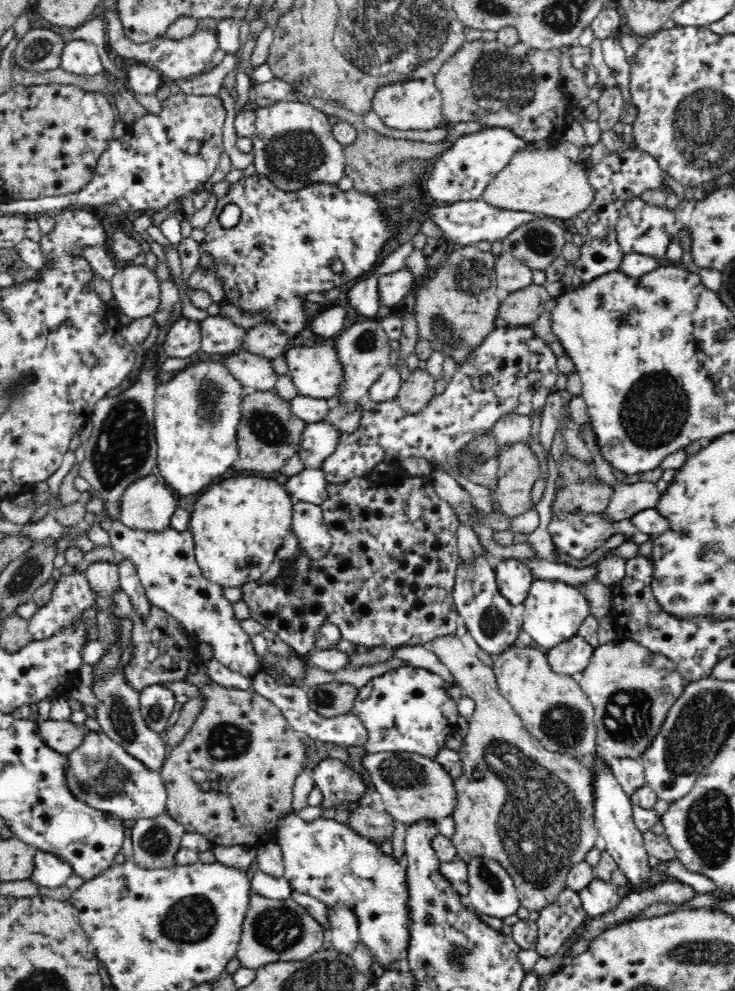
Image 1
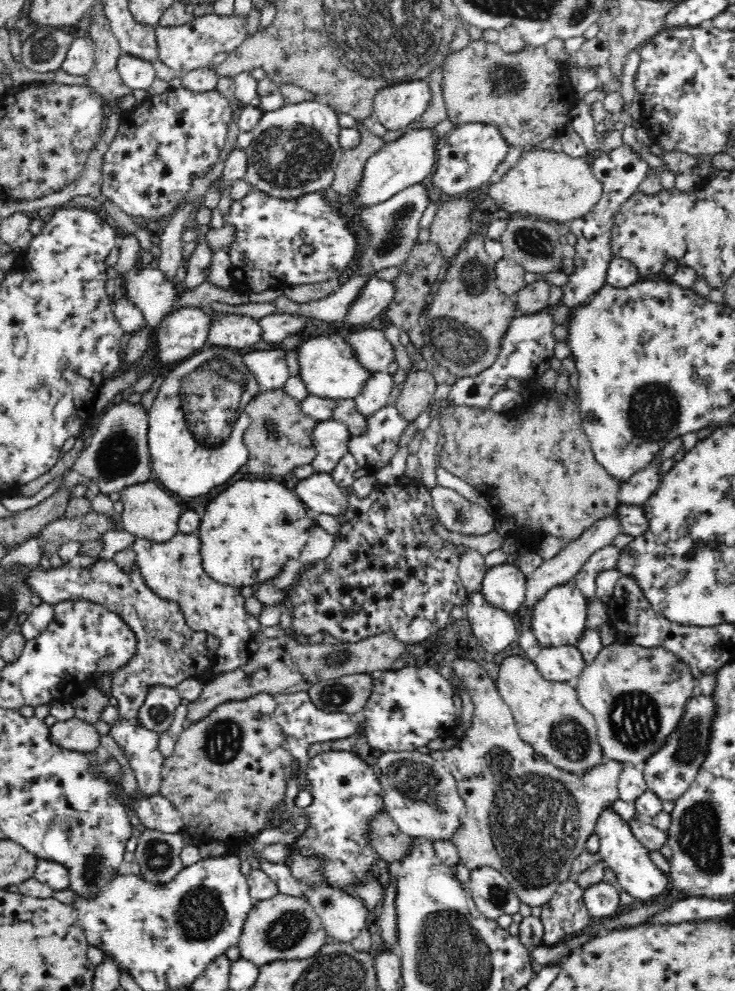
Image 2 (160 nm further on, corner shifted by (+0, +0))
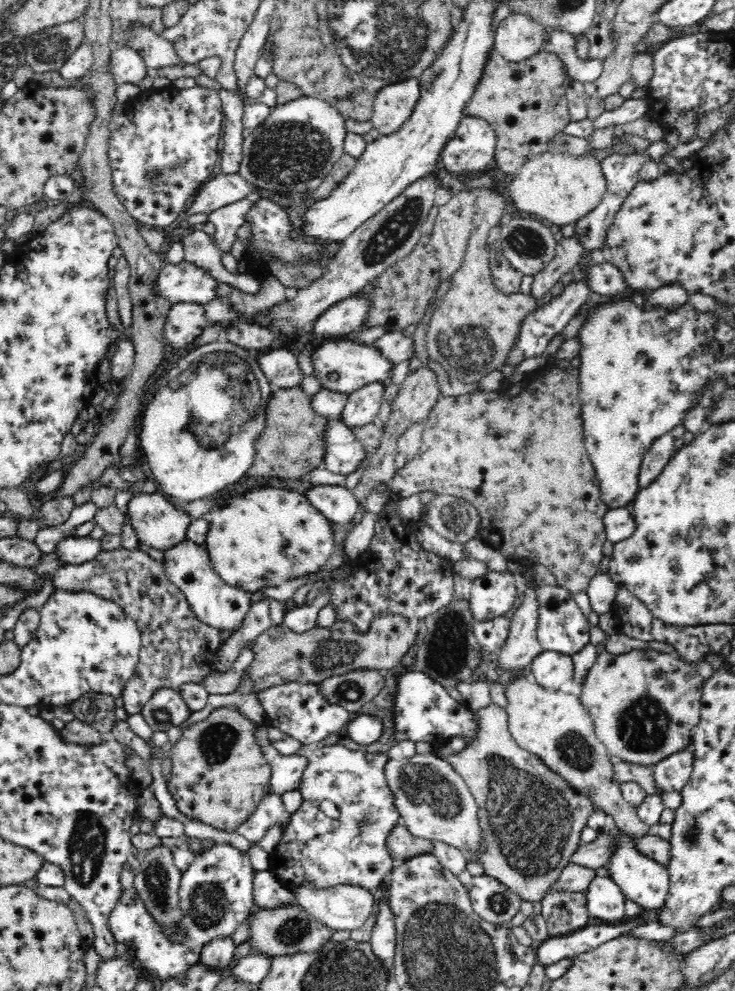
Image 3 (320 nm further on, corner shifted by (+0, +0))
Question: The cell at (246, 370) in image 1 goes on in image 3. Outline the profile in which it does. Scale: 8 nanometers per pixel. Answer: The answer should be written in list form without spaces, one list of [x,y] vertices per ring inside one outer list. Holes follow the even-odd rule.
[[[283,349],[257,354],[257,360],[274,390],[298,387],[306,376],[296,355]]]

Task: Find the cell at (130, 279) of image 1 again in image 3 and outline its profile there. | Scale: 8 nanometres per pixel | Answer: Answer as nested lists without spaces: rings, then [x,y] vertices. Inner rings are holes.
[[[182,261],[180,264],[164,265],[153,290],[167,298],[172,305],[178,302],[204,305],[217,297],[218,283],[207,270]]]

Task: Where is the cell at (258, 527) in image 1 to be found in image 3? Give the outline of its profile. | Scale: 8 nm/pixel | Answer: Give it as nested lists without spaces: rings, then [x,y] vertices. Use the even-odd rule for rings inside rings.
[[[256,487],[244,496],[232,498],[230,504],[218,512],[210,511],[205,519],[209,522],[205,549],[212,568],[224,582],[246,591],[249,595],[270,586],[282,586],[289,580],[314,575],[332,556],[334,537],[332,523],[314,508],[306,495],[290,488]]]

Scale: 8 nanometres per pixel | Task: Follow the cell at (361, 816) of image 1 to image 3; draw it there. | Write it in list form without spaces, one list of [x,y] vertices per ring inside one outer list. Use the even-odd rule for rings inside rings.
[[[402,824],[396,826],[388,838],[391,857],[406,861],[420,854],[434,854],[432,841],[414,837]]]

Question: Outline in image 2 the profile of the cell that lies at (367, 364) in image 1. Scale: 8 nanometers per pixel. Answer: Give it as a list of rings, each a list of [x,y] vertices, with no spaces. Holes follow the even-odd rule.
[[[364,326],[360,330],[354,329],[348,336],[348,343],[358,357],[358,361],[362,363],[362,367],[372,374],[387,372],[389,364],[396,360],[394,347],[385,338],[383,330],[374,330],[370,326]]]

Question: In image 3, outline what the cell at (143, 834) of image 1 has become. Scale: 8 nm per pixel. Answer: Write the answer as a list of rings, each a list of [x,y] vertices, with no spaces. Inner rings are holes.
[[[159,845],[148,851],[148,856],[142,861],[142,866],[140,871],[135,873],[134,886],[133,889],[142,899],[142,903],[146,907],[150,917],[156,921],[156,925],[160,927],[160,931],[164,933],[166,939],[170,941],[181,941],[183,939],[183,926],[181,926],[180,921],[183,919],[183,912],[180,910],[180,884],[181,884],[181,870],[176,868],[173,860],[172,849],[166,846]]]

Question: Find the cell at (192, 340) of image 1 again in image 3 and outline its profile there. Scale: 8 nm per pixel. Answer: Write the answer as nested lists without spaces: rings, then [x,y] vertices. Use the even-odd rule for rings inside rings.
[[[178,302],[170,307],[164,325],[164,336],[172,349],[188,348],[208,326],[204,305]]]

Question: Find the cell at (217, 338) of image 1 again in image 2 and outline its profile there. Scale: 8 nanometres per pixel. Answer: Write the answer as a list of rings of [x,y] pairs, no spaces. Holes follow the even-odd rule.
[[[226,314],[210,325],[208,343],[232,350],[250,348],[262,340],[259,320],[247,315]]]

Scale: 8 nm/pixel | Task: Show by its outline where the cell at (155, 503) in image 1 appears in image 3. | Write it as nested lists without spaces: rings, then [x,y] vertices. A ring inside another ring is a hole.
[[[161,492],[135,495],[127,504],[129,521],[138,535],[139,542],[158,550],[167,551],[187,539],[192,517],[166,501]]]

